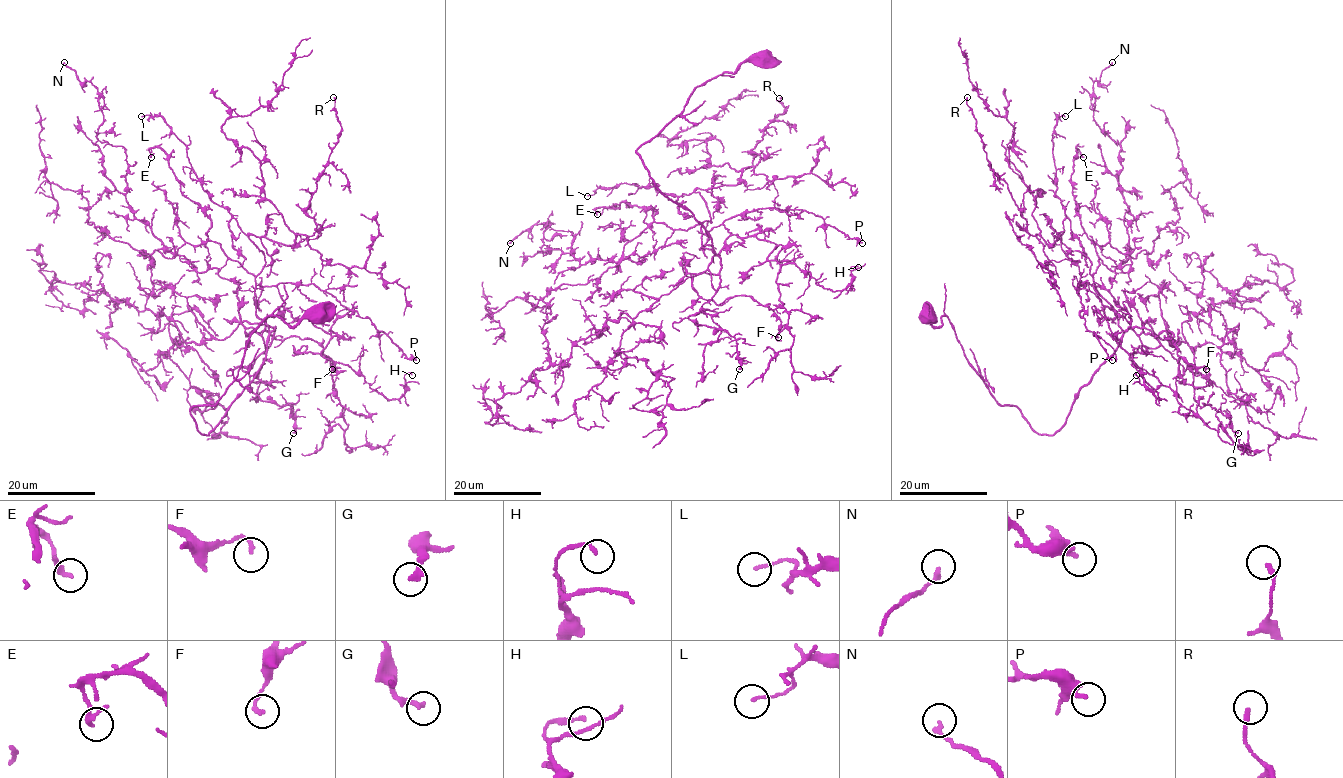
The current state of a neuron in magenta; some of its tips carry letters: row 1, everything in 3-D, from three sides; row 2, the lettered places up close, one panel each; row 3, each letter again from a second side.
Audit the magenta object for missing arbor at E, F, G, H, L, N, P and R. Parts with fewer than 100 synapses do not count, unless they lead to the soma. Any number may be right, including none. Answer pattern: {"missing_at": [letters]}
{"missing_at": []}

